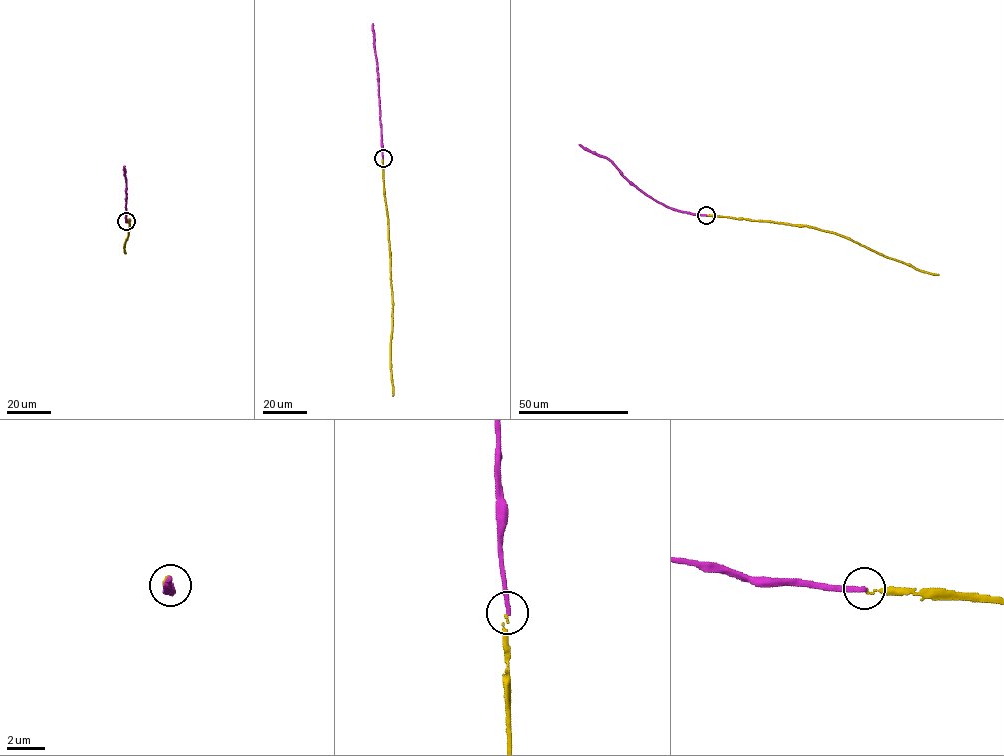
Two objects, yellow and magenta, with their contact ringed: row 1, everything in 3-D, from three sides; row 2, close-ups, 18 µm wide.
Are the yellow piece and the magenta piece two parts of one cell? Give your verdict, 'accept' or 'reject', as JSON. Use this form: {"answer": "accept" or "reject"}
{"answer": "reject"}

